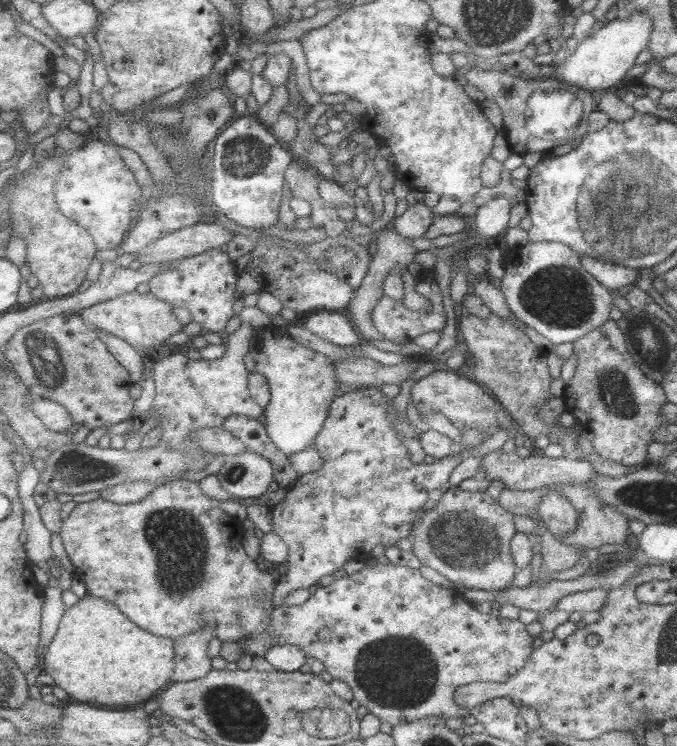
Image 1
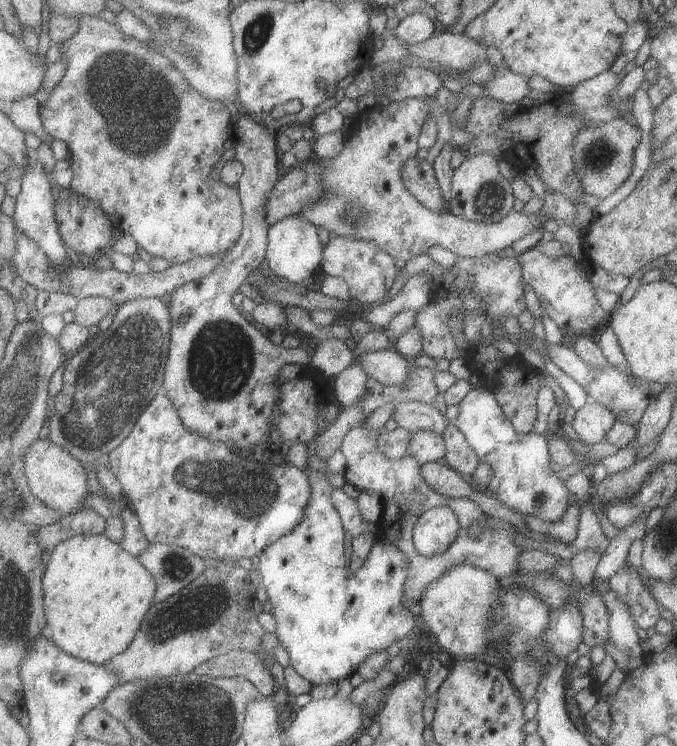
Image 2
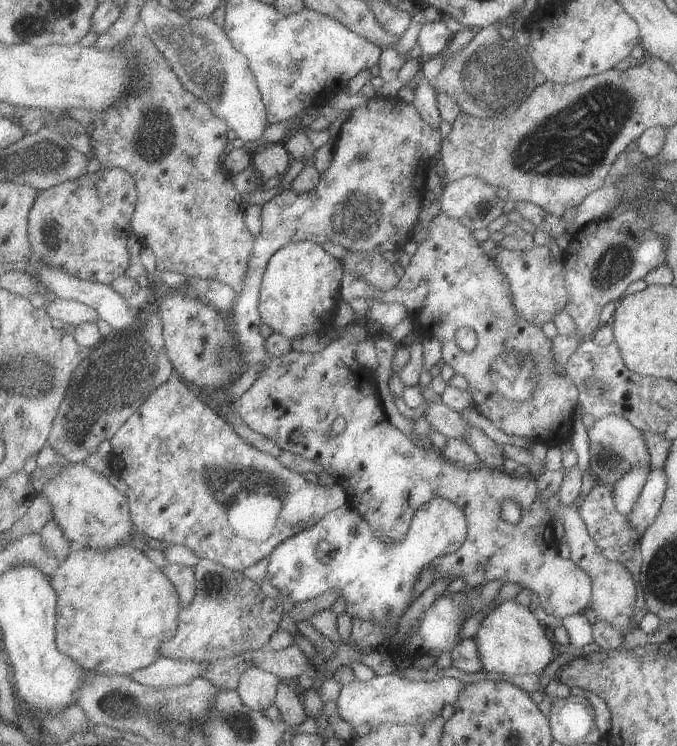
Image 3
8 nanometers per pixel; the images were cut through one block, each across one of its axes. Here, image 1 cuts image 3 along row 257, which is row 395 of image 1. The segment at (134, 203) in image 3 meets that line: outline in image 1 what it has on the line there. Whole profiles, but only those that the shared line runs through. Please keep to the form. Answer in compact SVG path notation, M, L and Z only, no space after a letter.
M79 312L47 318L23 328L8 343L5 356L34 396L61 404L69 410L75 424L95 430L135 419L135 400L128 392L130 371L117 361Z

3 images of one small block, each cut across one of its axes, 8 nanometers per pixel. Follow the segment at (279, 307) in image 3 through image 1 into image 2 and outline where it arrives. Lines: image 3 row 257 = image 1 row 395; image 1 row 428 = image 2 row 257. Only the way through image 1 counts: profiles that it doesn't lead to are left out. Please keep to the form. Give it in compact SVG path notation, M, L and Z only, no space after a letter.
M291 215L269 227L268 251L266 260L274 274L292 283L303 285L311 274L322 271L321 261L324 255L323 242L319 238L317 225L303 215Z

